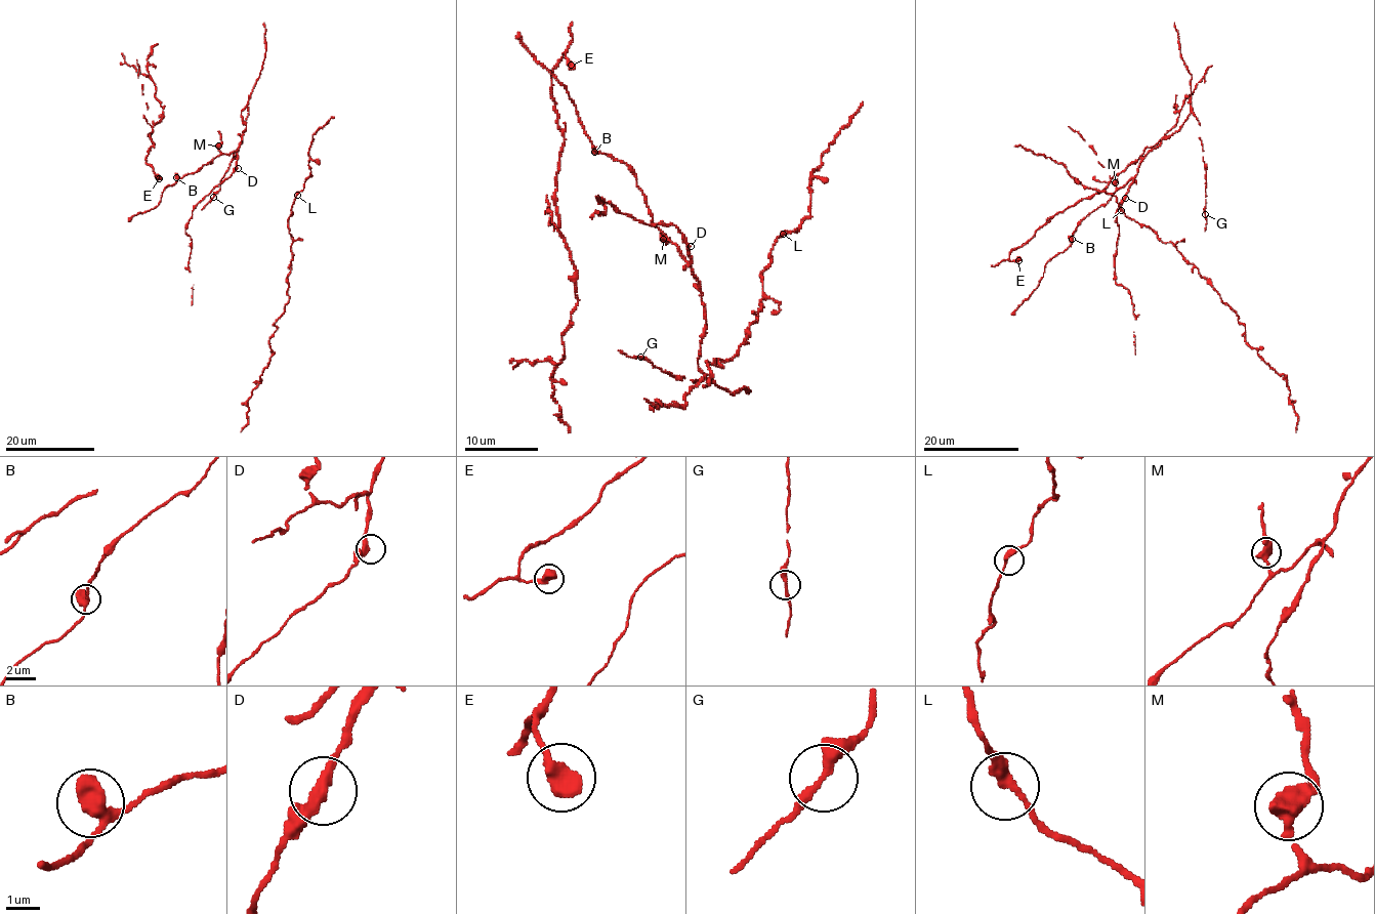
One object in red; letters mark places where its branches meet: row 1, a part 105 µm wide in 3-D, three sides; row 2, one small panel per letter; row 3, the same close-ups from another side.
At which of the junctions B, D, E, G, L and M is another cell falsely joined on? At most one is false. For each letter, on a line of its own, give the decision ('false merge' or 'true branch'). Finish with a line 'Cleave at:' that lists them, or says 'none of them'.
B: true branch
D: true branch
E: true branch
G: true branch
L: true branch
M: false merge
Cleave at: M

